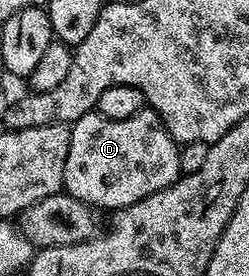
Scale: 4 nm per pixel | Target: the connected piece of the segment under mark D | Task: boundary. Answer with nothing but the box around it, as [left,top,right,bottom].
[63,109,180,213]

